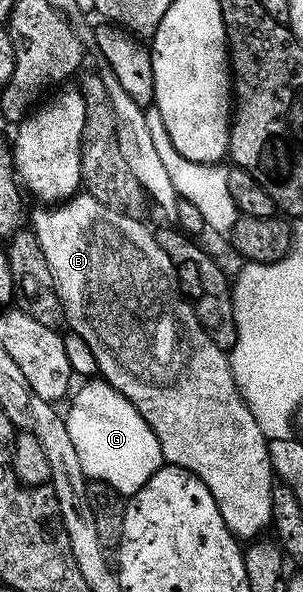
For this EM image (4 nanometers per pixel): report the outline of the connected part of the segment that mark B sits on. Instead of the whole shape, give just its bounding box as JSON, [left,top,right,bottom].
[30,192,273,540]

